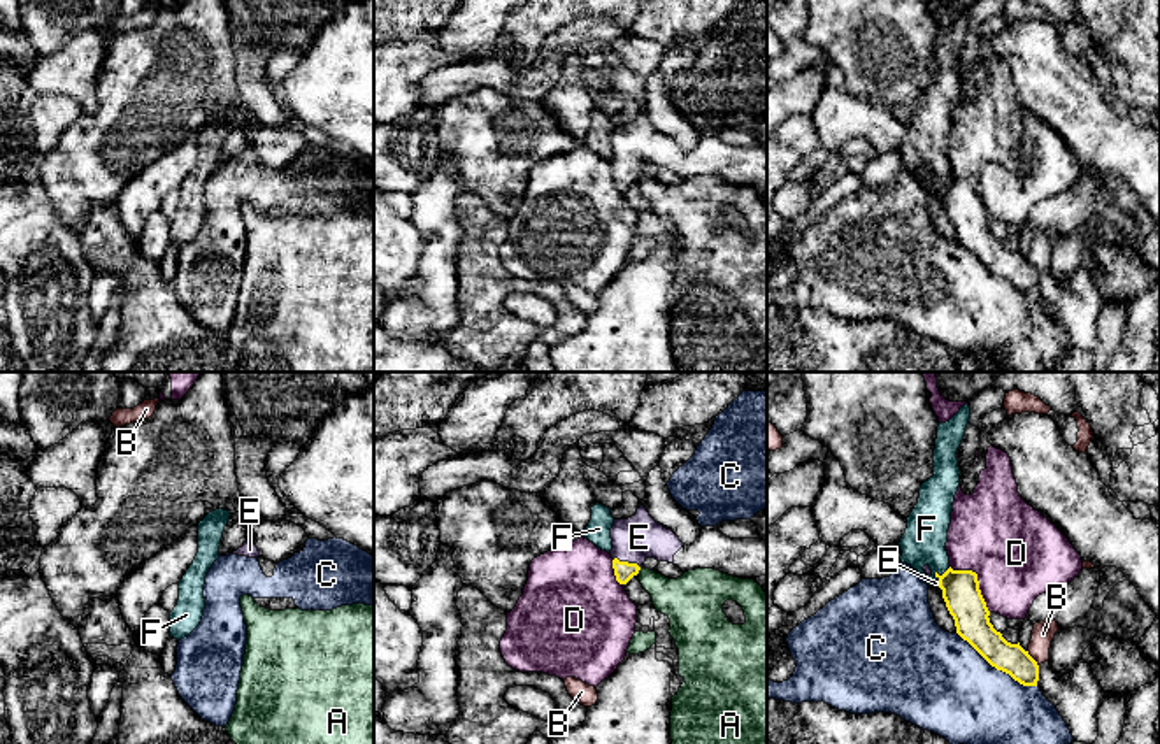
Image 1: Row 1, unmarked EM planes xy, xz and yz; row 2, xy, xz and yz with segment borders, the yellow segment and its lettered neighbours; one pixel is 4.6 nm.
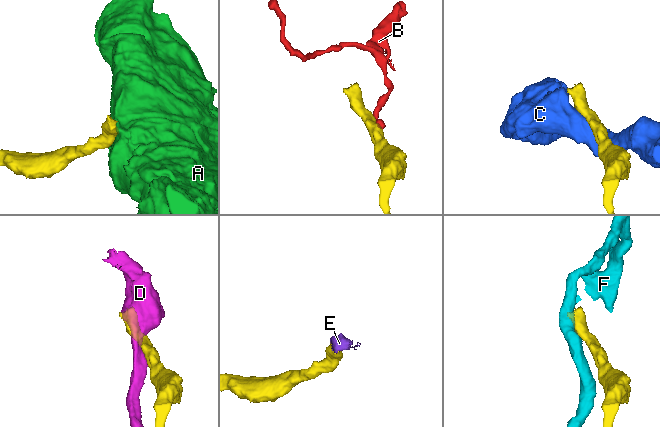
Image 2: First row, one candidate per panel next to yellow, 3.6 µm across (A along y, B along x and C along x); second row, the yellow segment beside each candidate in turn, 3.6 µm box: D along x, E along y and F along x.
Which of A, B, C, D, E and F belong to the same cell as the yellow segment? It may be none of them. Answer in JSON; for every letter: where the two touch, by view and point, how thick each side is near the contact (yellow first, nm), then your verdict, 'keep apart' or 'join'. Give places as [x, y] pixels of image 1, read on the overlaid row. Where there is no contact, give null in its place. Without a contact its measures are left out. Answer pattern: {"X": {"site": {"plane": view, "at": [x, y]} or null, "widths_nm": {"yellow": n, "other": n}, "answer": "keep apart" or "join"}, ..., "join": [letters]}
{"A": {"site": {"plane": "xz", "at": [639, 569]}, "widths_nm": {"yellow": 90, "other": 200}, "answer": "keep apart"}, "B": {"site": {"plane": "yz", "at": [1032, 658]}, "widths_nm": {"yellow": 140, "other": 100}, "answer": "keep apart"}, "C": {"site": {"plane": "yz", "at": [997, 669]}, "widths_nm": {"yellow": 160, "other": 420}, "answer": "keep apart"}, "D": {"site": {"plane": "yz", "at": [976, 579]}, "widths_nm": {"yellow": 180, "other": 420}, "answer": "keep apart"}, "E": {"site": {"plane": "xz", "at": [627, 562]}, "widths_nm": {"yellow": 90, "other": 200}, "answer": "join"}, "F": {"site": {"plane": "yz", "at": [943, 574]}, "widths_nm": {"yellow": 180, "other": 200}, "answer": "keep apart"}, "join": ["E"]}

